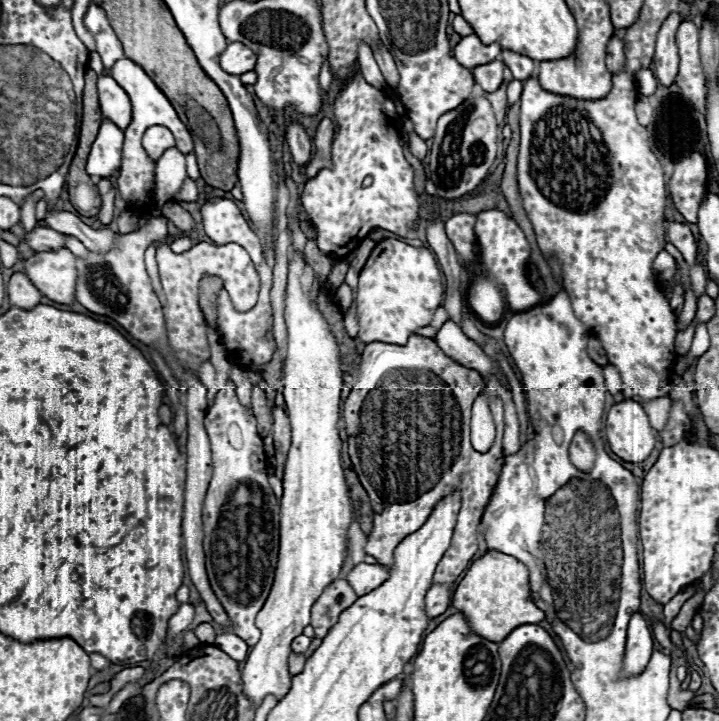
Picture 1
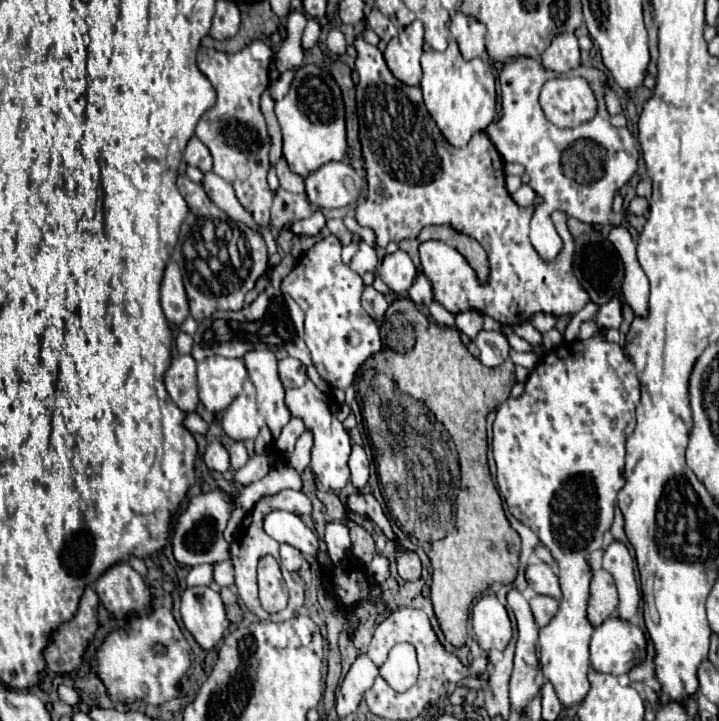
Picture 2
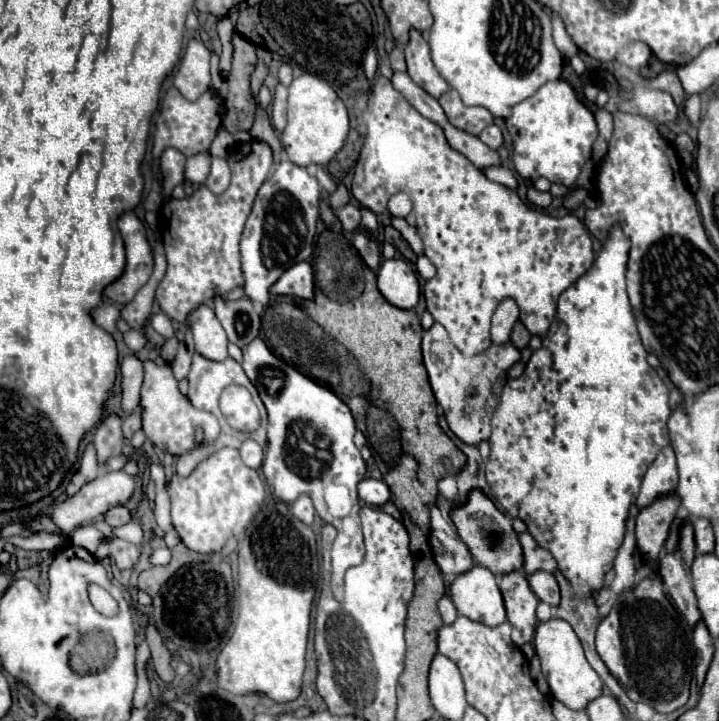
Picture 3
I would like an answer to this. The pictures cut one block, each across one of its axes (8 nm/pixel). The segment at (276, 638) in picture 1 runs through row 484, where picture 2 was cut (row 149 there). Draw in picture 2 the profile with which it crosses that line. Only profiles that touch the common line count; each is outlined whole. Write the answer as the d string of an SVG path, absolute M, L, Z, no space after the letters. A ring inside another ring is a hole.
M304 64L294 68L290 92L276 102L276 118L284 136L284 158L298 176L308 176L332 160L346 160L346 122L340 88L326 68Z

